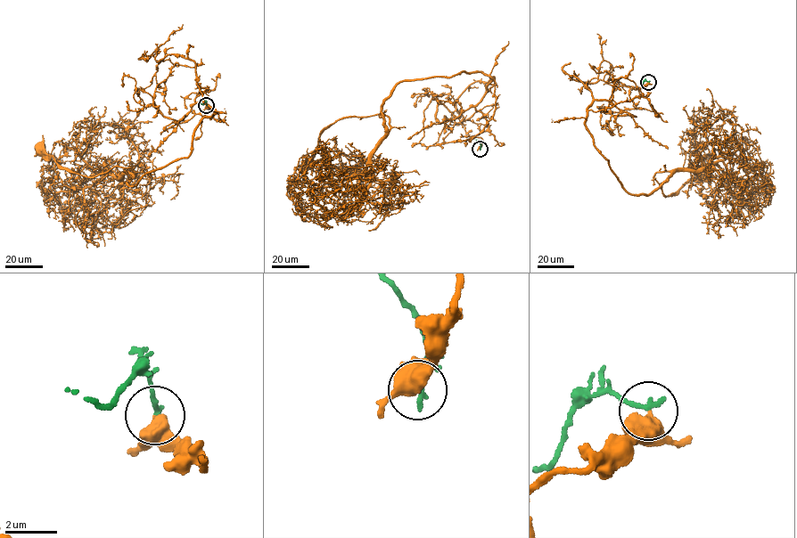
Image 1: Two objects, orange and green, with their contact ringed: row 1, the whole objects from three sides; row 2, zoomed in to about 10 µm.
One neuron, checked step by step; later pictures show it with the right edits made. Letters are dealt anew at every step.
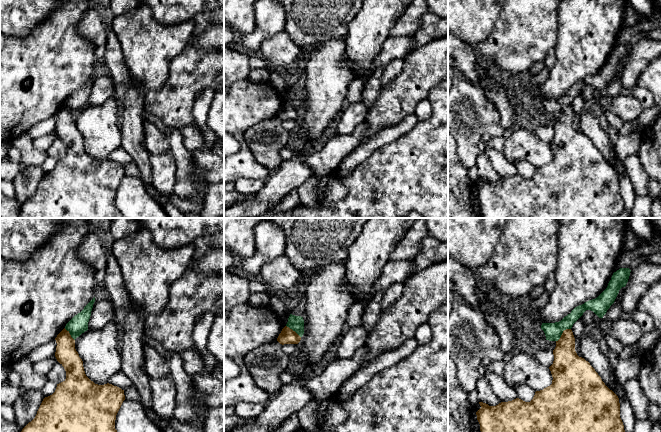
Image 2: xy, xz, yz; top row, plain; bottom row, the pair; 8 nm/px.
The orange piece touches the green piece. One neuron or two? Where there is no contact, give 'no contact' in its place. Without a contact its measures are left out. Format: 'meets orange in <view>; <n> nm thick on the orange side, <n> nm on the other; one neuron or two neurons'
meets orange in yz; 220 nm thick on the orange side, 140 nm on the other; two neurons

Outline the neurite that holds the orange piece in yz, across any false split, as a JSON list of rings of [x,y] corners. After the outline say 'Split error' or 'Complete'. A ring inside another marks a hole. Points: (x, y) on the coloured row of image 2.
[[[571,329],[563,331],[556,341],[553,350],[554,361],[549,367],[552,384],[543,390],[536,391],[530,402],[519,398],[489,406],[479,402],[481,408],[476,412],[481,432],[625,432],[620,418],[620,403],[618,396],[610,390],[601,377],[584,358],[575,351],[575,338]]]. Complete

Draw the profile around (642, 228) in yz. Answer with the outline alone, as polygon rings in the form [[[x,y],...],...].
[[[628,218],[628,225],[642,245],[650,244],[653,227],[648,218]]]

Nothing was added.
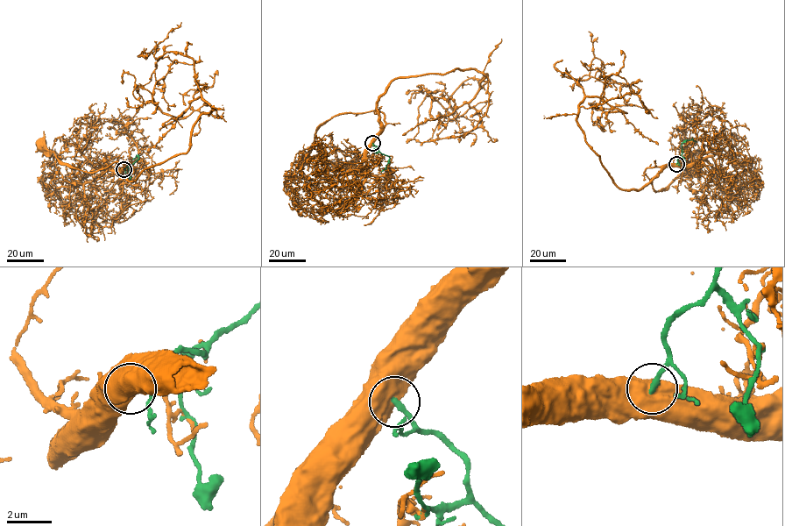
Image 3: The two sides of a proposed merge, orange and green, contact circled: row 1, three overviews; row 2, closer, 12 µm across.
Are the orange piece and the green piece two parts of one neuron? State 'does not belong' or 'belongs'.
does not belong

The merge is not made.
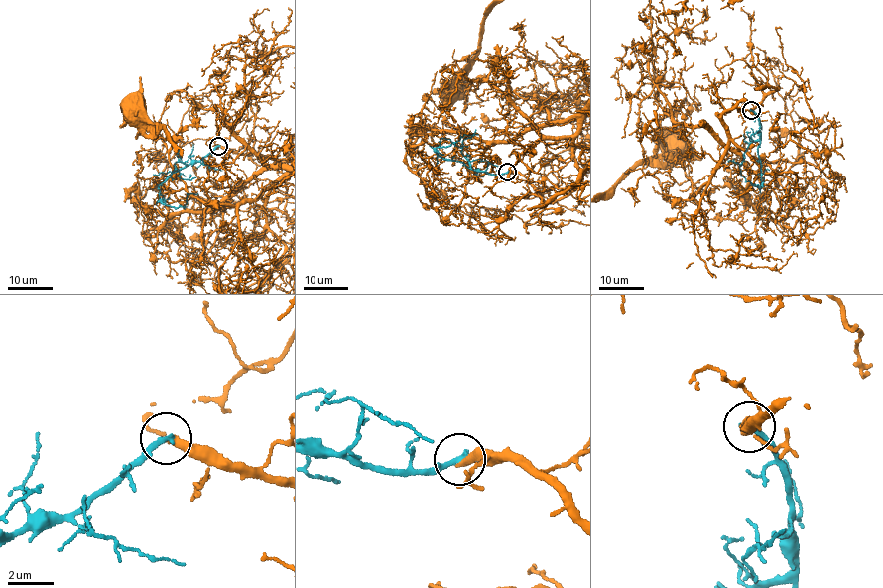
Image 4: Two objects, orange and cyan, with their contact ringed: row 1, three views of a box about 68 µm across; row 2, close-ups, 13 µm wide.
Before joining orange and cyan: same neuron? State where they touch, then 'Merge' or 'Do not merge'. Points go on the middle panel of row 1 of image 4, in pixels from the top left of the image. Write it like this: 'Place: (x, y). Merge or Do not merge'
Place: (507, 172). Do not merge

